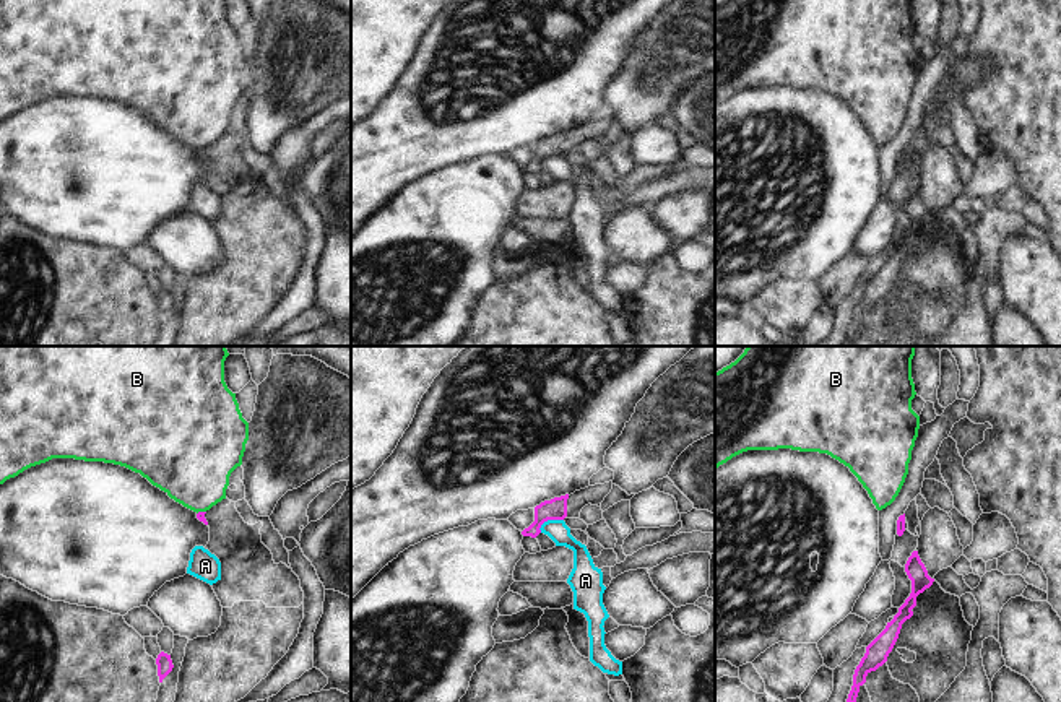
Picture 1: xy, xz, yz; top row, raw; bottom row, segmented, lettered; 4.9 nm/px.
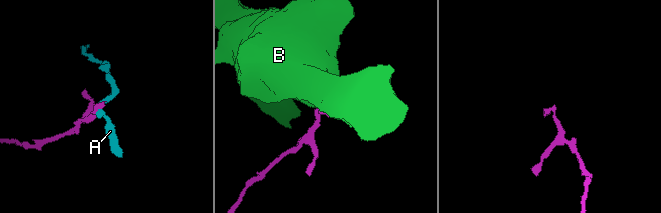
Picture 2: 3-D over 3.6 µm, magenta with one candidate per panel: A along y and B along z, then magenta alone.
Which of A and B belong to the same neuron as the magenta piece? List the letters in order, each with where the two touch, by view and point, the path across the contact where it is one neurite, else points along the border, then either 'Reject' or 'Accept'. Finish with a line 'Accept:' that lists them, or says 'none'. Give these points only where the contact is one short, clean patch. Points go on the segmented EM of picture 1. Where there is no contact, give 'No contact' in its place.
A: Touches magenta at xz (549, 519). Boundary: xz (562, 519), (548, 519), (538, 528). Reject
B: Touches magenta at xy (200, 512). Boundary: xy (205, 511), (197, 514). Reject
Accept: none

